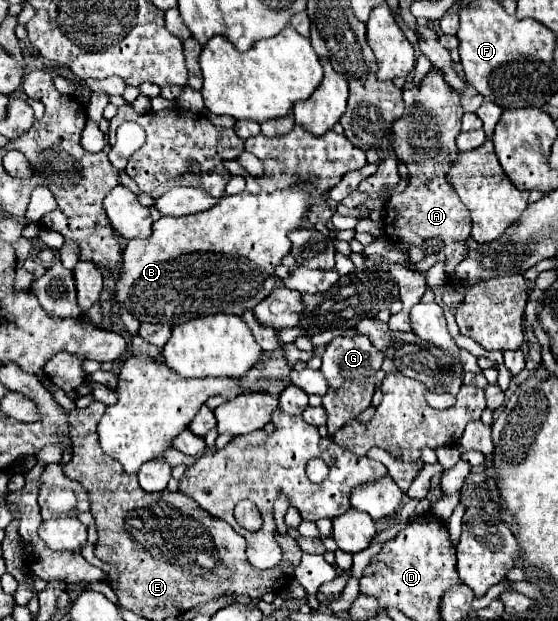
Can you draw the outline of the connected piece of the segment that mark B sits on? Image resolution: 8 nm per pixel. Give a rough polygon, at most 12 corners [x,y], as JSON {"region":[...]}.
{"region":[[300,181],[160,217],[116,297],[176,327],[270,295]]}

